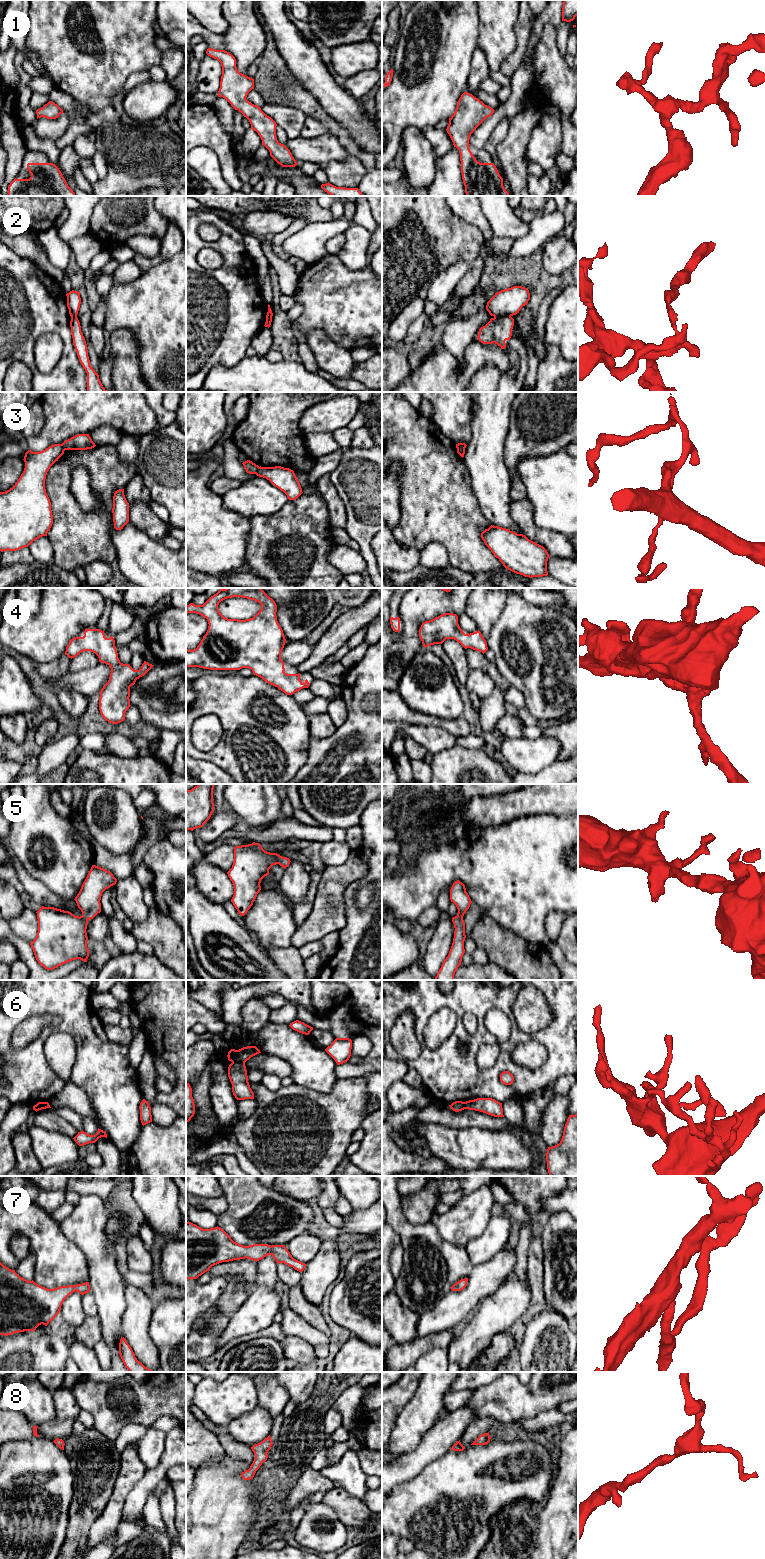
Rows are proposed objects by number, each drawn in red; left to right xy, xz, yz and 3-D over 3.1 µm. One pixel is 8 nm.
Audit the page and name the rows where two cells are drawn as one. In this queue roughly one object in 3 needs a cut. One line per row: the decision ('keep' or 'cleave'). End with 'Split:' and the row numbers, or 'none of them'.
1: keep
2: cleave
3: cleave
4: keep
5: keep
6: cleave
7: keep
8: keep
Split: 2, 3, 6

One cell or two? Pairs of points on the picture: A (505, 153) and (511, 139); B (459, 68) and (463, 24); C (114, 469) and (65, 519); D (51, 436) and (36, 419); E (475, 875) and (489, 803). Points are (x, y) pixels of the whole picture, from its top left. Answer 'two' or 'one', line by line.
A: one
B: one
C: one
D: two
E: two

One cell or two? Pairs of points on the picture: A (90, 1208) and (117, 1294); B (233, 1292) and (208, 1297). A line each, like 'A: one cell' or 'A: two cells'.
A: one cell
B: two cells

